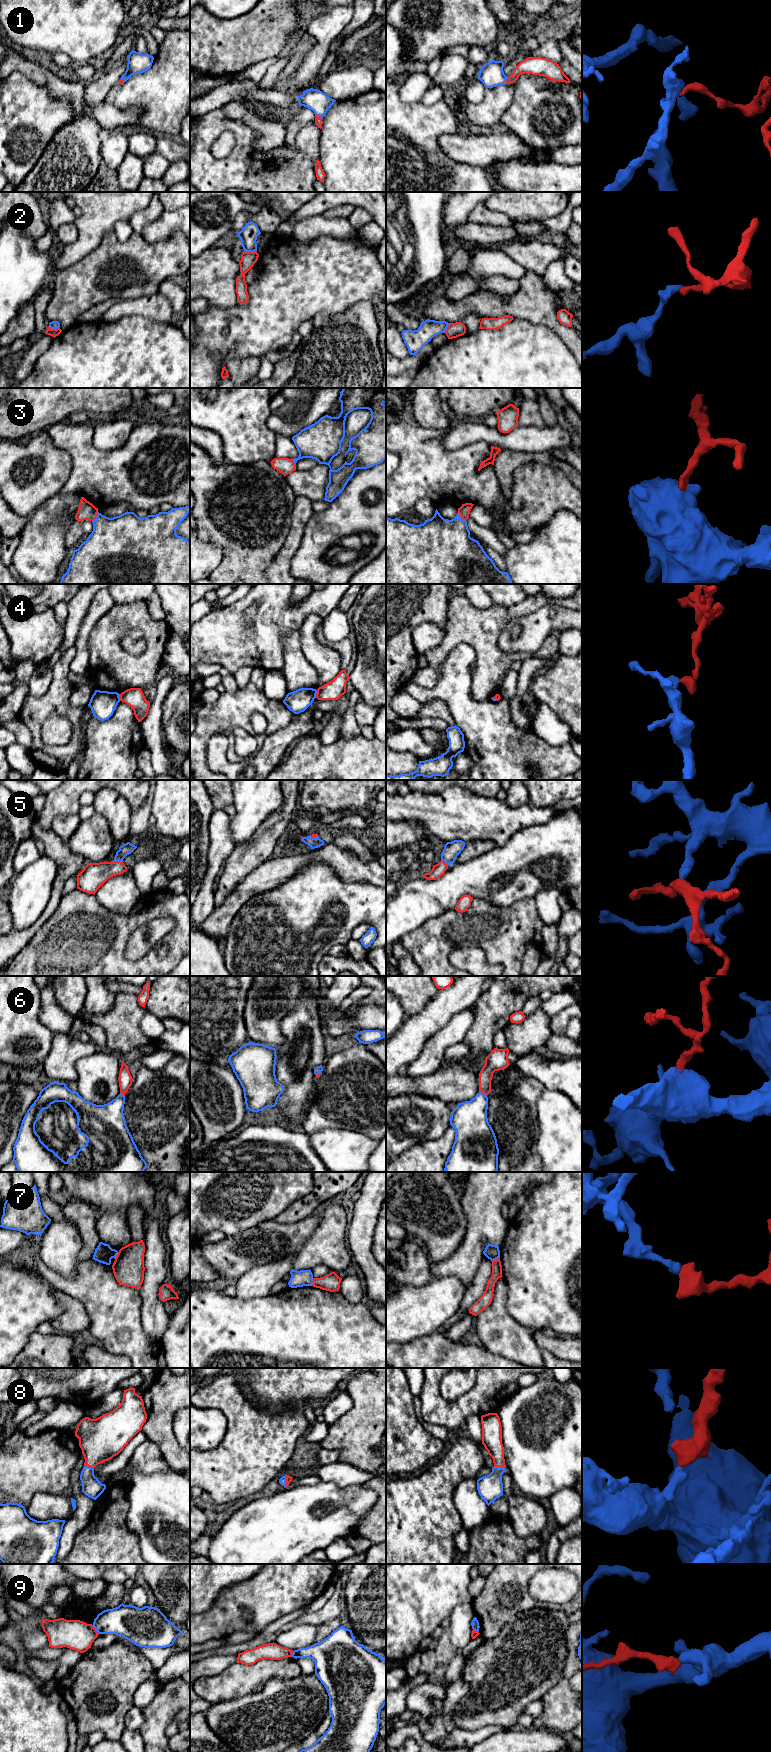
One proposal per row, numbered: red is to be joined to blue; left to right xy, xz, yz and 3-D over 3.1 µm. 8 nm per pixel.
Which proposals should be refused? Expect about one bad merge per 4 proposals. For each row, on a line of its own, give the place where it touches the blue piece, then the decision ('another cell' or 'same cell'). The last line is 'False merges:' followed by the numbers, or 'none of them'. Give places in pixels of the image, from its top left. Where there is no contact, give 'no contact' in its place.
1: contact yz (505, 80); same cell
2: contact xz (250, 251); another cell
3: contact yz (459, 517); same cell
4: contact xz (316, 693); another cell
5: contact xy (116, 860); same cell
6: contact yz (483, 1093); same cell
7: contact xz (312, 1282); another cell
8: contact yz (499, 1467); same cell
9: contact xy (95, 1628); another cell
False merges: 2, 4, 7, 9

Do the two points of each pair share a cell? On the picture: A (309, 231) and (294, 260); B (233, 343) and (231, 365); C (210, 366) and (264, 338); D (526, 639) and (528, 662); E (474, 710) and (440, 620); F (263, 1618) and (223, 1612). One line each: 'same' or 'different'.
A: different
B: different
C: same
D: different
E: different
F: same

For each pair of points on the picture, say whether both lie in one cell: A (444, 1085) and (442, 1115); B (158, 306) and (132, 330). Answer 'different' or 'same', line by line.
A: different
B: different

